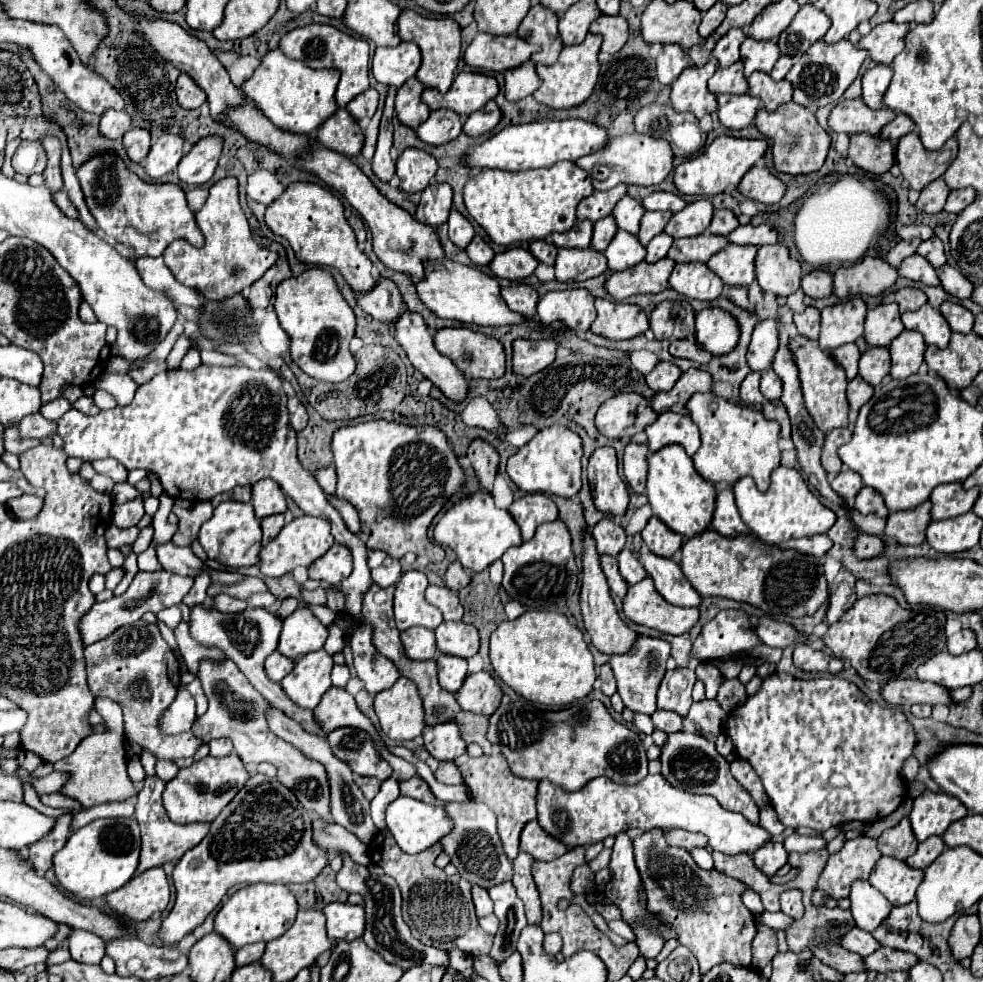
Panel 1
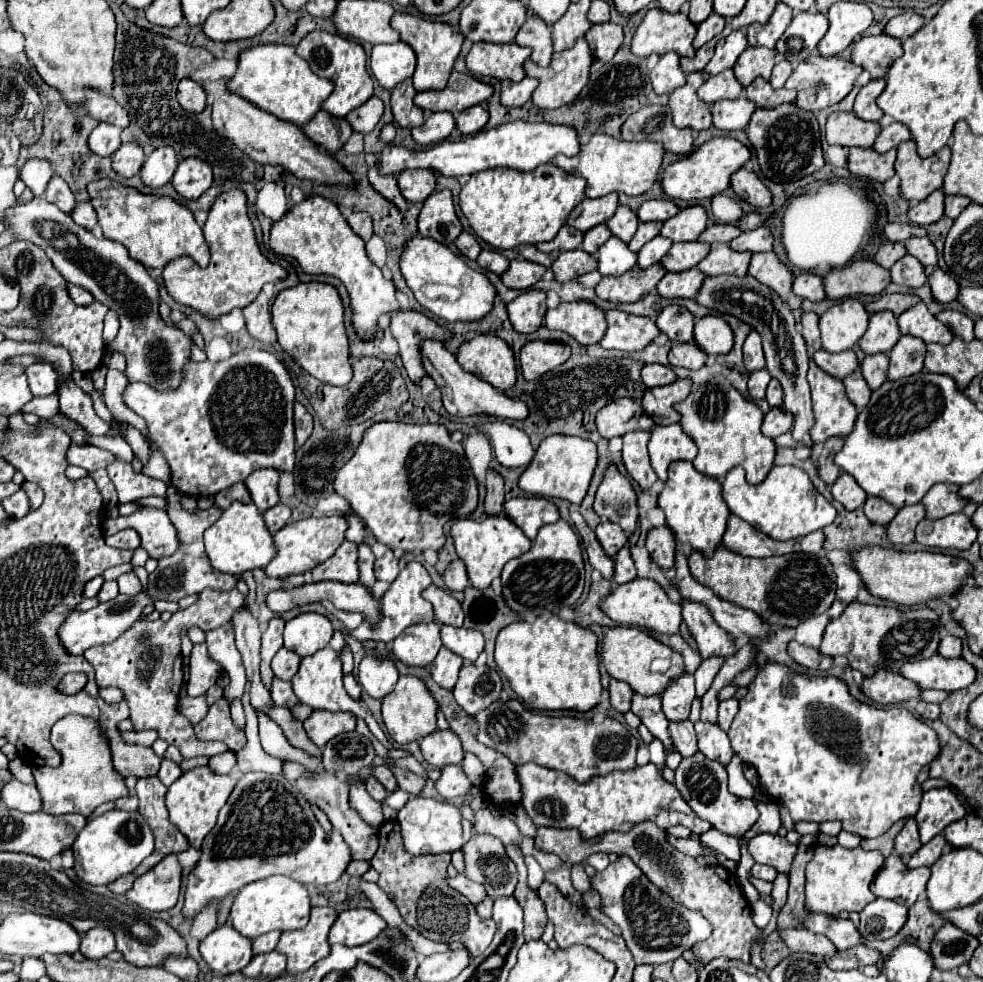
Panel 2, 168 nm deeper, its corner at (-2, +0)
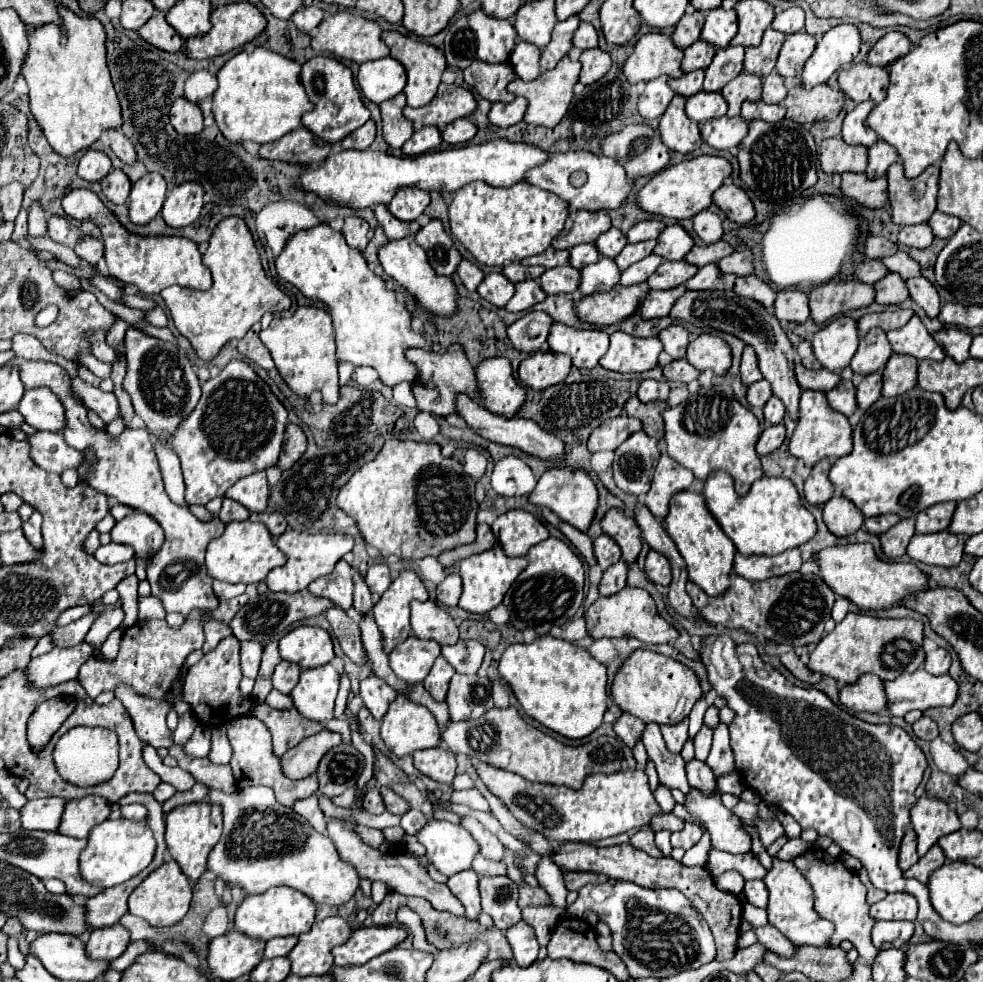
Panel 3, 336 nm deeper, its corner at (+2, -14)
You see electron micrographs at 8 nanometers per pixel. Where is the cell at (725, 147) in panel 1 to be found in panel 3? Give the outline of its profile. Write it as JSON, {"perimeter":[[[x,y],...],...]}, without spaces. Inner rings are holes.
{"perimeter":[[[698,156],[698,158],[684,160],[680,164],[668,166],[660,170],[658,174],[654,174],[646,182],[646,186],[638,190],[636,204],[640,210],[650,212],[650,214],[660,214],[674,220],[692,218],[698,212],[710,208],[712,194],[722,186],[724,178],[728,178],[730,172],[732,172],[730,162],[720,156]]]}

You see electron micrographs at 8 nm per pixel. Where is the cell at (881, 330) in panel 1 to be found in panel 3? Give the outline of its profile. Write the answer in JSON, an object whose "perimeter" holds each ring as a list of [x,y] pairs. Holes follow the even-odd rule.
{"perimeter":[[[872,328],[866,336],[862,336],[860,346],[850,362],[850,368],[854,374],[866,376],[882,370],[890,356],[892,356],[892,348],[888,344],[886,332],[882,328]]]}

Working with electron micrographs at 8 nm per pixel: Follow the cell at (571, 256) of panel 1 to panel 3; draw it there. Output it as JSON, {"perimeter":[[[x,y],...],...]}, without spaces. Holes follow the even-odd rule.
{"perimeter":[[[566,264],[546,270],[538,282],[546,294],[570,294],[580,284],[580,272]]]}

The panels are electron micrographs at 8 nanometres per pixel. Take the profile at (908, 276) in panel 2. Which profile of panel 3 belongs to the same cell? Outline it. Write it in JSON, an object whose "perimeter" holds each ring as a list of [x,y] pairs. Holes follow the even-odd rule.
{"perimeter":[[[890,272],[882,280],[878,280],[874,286],[874,292],[876,292],[874,302],[882,304],[882,306],[902,304],[906,298],[910,298],[908,290],[904,288],[904,280],[900,276],[896,276],[896,272]]]}

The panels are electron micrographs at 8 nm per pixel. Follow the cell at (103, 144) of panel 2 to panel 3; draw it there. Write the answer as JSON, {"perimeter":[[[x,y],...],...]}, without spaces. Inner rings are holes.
{"perimeter":[[[88,150],[78,164],[78,176],[88,182],[100,182],[110,172],[110,158],[104,152]]]}

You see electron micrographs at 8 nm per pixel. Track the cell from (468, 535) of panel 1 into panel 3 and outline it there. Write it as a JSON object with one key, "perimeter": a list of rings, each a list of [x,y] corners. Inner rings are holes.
{"perimeter":[[[496,544],[496,548],[490,548],[488,552],[470,556],[468,560],[460,562],[460,576],[464,582],[464,592],[460,596],[460,608],[470,612],[470,614],[478,614],[478,616],[486,616],[492,608],[496,608],[504,594],[508,592],[508,588],[512,586],[512,582],[518,578],[518,574],[526,568],[526,558],[508,558],[504,556],[504,550]]]}

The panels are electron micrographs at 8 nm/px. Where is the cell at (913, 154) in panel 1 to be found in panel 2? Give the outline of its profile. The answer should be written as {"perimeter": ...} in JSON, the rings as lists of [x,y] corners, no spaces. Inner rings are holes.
{"perimeter":[[[908,140],[898,146],[896,174],[900,176],[900,192],[906,200],[924,200],[932,190],[942,186],[950,164],[950,148],[944,146],[930,158],[920,158],[916,152],[916,142]]]}

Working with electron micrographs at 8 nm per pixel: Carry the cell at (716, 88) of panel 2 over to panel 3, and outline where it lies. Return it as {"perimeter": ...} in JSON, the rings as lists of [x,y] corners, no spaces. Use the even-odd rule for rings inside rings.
{"perimeter":[[[702,90],[686,100],[686,116],[690,120],[696,120],[698,124],[702,124],[704,120],[726,116],[726,110],[728,110],[728,104],[720,92],[708,94]]]}

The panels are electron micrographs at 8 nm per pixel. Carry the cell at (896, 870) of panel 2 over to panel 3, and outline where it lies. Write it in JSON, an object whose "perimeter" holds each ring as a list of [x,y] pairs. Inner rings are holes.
{"perimeter":[[[888,894],[884,900],[876,902],[870,908],[870,916],[874,920],[916,920],[918,904],[910,894]]]}

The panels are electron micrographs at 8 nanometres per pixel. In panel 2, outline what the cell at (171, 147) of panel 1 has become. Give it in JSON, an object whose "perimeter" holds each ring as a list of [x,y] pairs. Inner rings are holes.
{"perimeter":[[[170,146],[156,148],[142,164],[142,170],[140,170],[142,182],[146,186],[158,188],[172,178],[176,166],[178,166],[178,158],[176,158],[176,152]]]}

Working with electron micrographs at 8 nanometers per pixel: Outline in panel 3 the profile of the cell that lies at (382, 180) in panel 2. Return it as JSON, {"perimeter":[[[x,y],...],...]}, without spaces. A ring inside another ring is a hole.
{"perimeter":[[[376,206],[374,214],[376,214],[376,218],[378,218],[378,224],[382,226],[382,230],[386,232],[386,236],[388,236],[390,240],[394,240],[394,238],[406,238],[406,236],[416,234],[416,232],[420,230],[420,224],[418,224],[418,222],[400,222],[400,220],[396,220],[396,218],[388,212],[386,206]]]}

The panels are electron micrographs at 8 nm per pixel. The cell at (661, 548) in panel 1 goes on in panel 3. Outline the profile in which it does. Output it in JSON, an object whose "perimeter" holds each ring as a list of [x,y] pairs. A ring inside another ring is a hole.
{"perimeter":[[[654,550],[648,552],[644,572],[646,572],[646,574],[650,576],[650,580],[652,580],[654,584],[658,584],[658,586],[668,586],[670,580],[672,580],[670,562],[668,562],[662,554],[658,554],[658,552],[654,552]]]}

